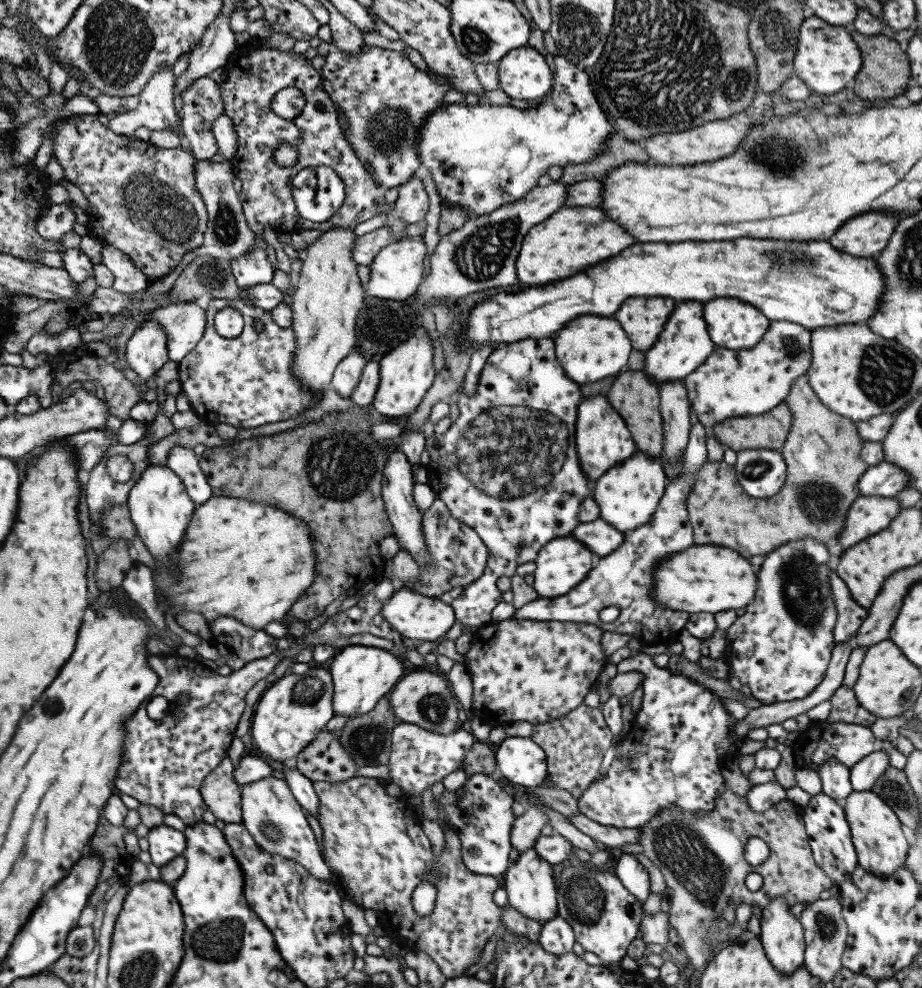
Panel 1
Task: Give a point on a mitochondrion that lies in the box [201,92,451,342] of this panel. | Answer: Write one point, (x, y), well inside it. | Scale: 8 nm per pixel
(385, 130)

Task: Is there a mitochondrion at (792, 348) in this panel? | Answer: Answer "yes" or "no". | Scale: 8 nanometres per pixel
yes

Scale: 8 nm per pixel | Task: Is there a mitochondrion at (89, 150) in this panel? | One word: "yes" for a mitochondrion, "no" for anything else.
no

